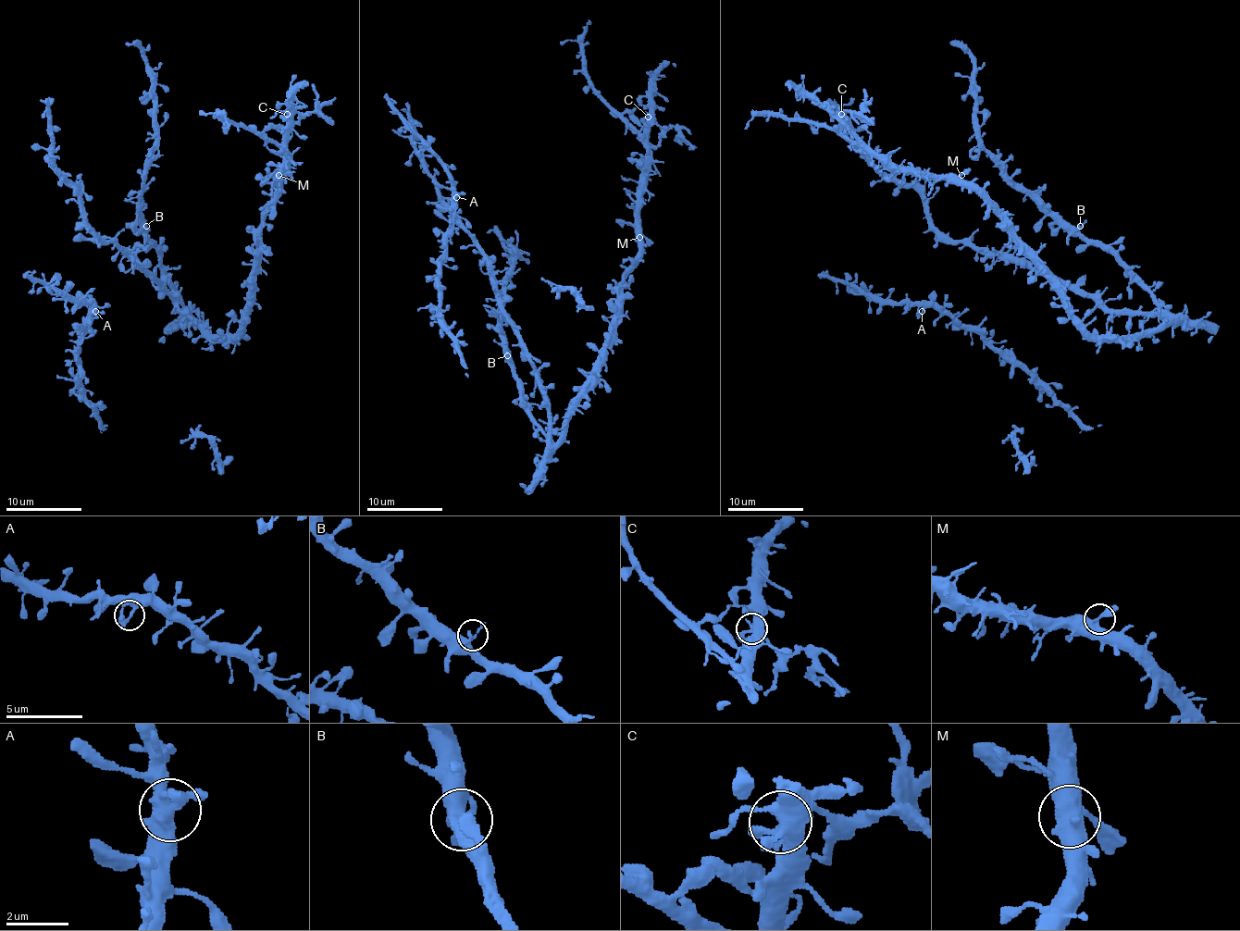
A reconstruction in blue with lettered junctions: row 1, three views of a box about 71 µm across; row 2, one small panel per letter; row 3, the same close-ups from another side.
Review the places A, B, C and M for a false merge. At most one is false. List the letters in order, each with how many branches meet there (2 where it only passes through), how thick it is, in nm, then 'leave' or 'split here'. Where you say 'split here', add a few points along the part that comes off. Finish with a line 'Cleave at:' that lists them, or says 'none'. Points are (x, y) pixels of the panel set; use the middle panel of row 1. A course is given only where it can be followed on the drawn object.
A: branches 2; calibre 320 nm; leave
B: branches 2; calibre 400 nm; leave
C: branches 2; calibre 400 nm; split here; course (649, 116), (663, 129), (673, 127), (676, 136), (696, 148)
M: branches 2; calibre 440 nm; leave
Cleave at: C

